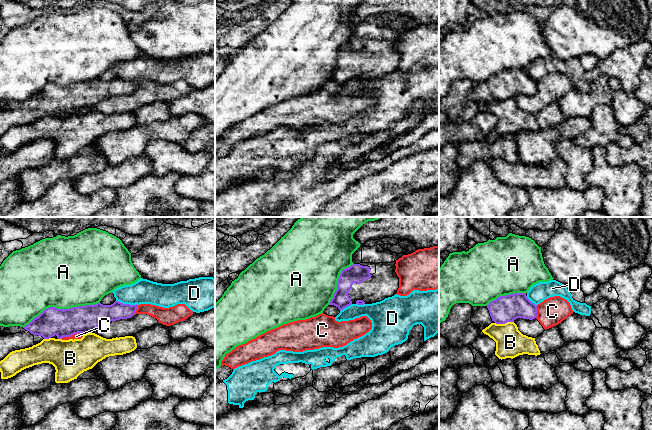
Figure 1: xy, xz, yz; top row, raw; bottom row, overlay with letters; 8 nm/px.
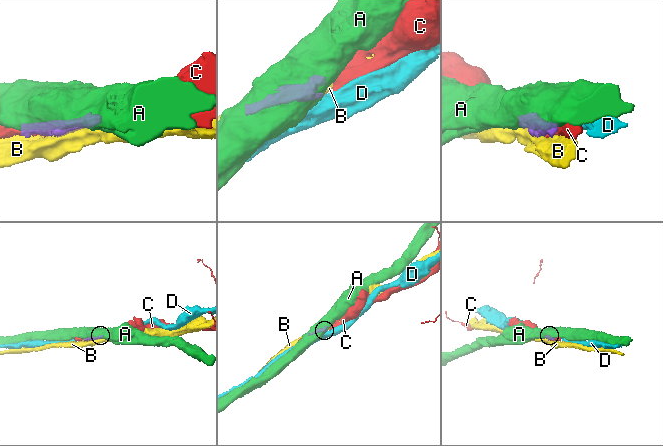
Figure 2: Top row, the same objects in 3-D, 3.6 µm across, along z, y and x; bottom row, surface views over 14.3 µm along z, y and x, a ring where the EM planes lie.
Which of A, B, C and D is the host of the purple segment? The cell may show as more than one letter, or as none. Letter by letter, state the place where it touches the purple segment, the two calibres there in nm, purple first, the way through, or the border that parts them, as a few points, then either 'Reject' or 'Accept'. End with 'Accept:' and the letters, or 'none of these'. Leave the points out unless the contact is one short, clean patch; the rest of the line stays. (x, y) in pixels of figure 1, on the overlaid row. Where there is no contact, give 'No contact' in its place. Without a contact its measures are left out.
A: Touches purple at xy (61, 309). Thickness 220 nm (purple) against 480 nm. Reject
B: Touches purple at yz (504, 323). Thickness 220 nm (purple) against 240 nm. Reject
C: Touches purple at xy (71, 335). Thickness 220 nm (purple) against 50 nm. Reject
D: Touches purple at xy (127, 304). Thickness 170 nm (purple) against 200 nm. Boundary: xy (116, 300), (122, 303), (137, 305). Reject
Accept: none of these

